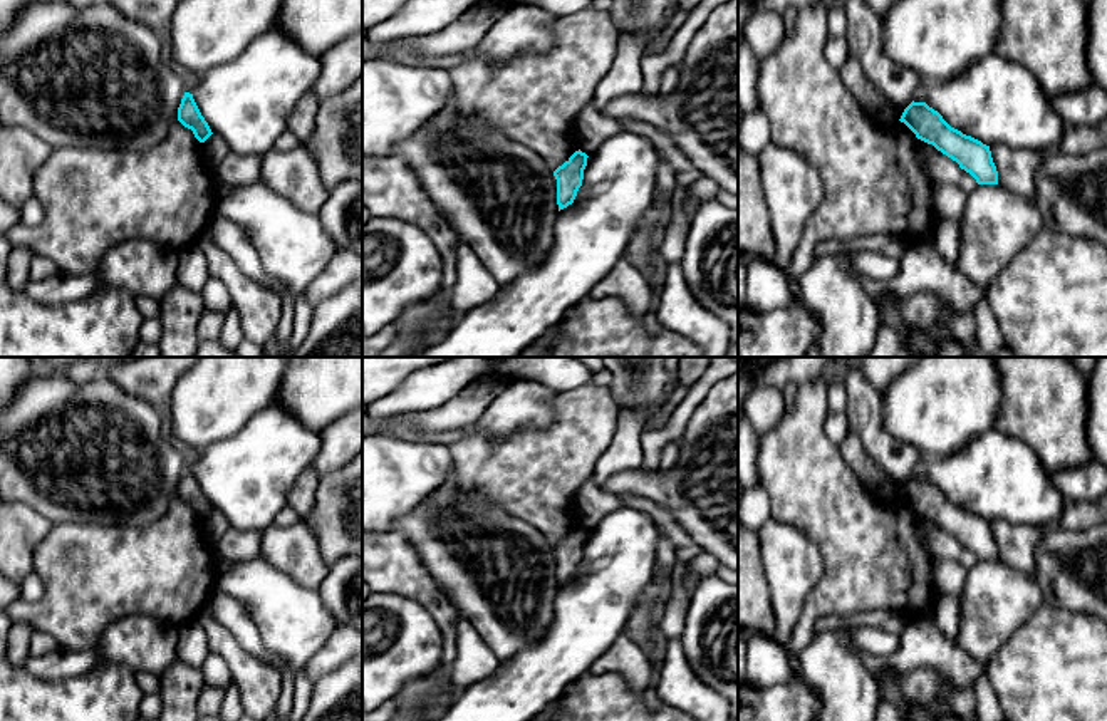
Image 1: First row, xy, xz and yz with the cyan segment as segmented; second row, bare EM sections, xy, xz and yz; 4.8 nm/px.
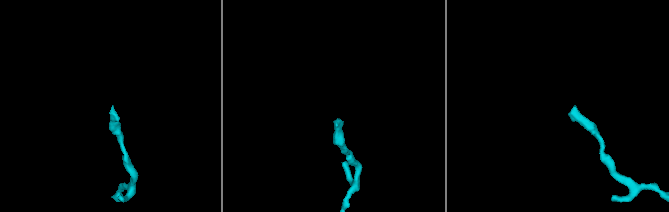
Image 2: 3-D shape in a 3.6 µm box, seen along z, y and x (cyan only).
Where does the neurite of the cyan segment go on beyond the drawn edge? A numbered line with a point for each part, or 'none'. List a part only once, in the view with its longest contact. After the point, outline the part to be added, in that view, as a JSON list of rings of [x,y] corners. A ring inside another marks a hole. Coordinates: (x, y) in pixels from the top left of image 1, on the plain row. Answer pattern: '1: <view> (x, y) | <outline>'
none

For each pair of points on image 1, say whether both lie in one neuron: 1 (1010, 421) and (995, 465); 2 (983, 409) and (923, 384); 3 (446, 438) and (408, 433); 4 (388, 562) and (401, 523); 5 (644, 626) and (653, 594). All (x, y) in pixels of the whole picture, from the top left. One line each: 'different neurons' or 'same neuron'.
1: different neurons
2: same neuron
3: same neuron
4: different neurons
5: same neuron

